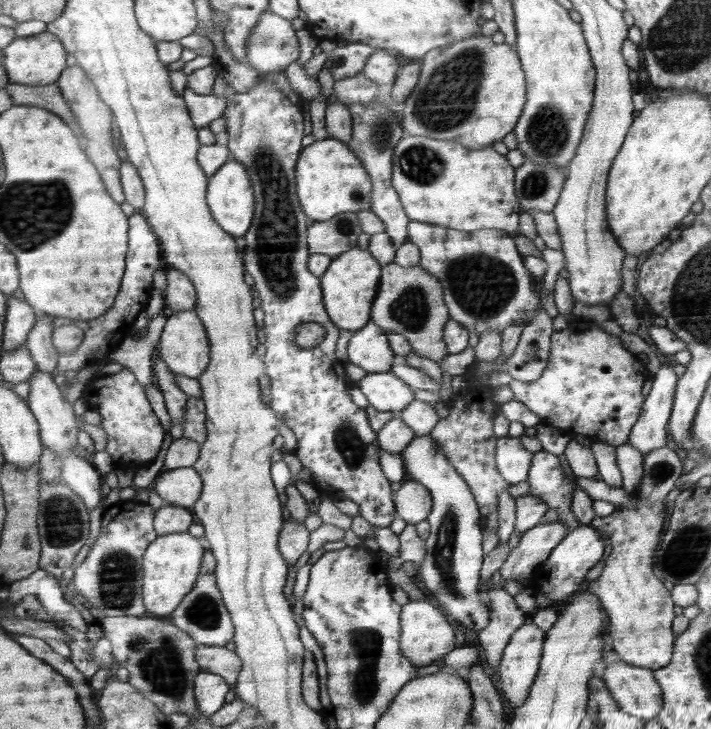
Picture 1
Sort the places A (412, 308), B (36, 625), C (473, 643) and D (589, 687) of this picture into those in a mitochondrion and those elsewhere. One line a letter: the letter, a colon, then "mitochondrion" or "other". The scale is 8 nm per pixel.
A: mitochondrion
B: other
C: other
D: other

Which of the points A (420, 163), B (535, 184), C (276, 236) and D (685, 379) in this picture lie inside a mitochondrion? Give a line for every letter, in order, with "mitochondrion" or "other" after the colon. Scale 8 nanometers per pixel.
A: mitochondrion
B: mitochondrion
C: mitochondrion
D: other

